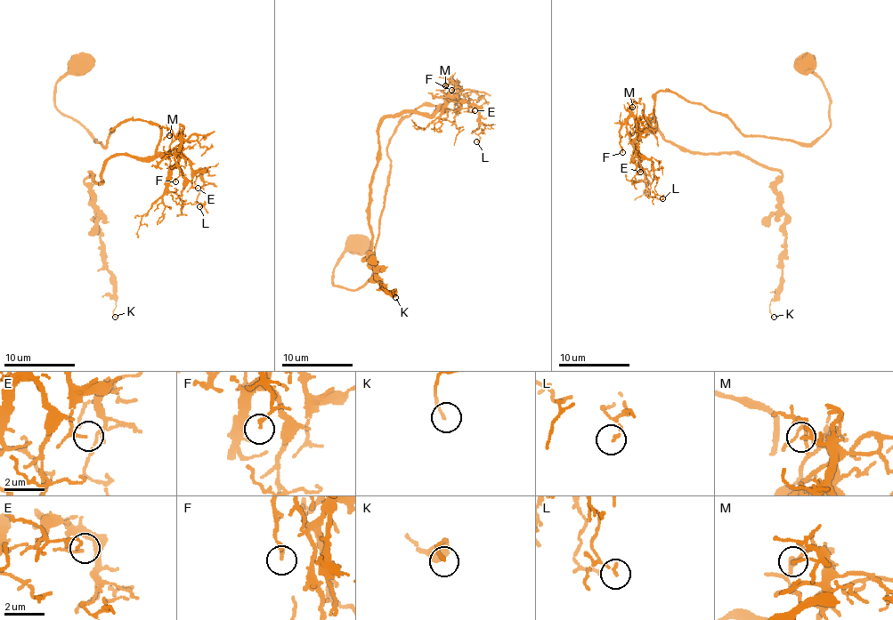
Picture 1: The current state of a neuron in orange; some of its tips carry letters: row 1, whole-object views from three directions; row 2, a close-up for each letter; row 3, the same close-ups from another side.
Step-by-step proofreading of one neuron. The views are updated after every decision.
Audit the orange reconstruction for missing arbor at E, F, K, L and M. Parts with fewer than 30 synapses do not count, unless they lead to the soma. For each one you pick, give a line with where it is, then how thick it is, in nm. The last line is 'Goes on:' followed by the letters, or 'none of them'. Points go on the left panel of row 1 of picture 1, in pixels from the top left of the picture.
Goes on: none of them

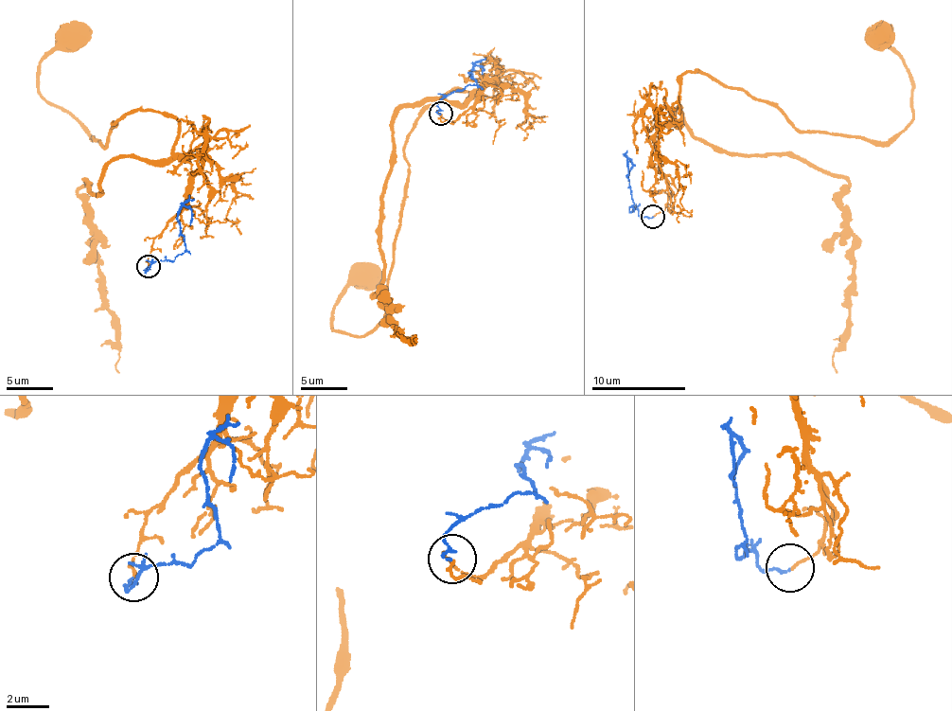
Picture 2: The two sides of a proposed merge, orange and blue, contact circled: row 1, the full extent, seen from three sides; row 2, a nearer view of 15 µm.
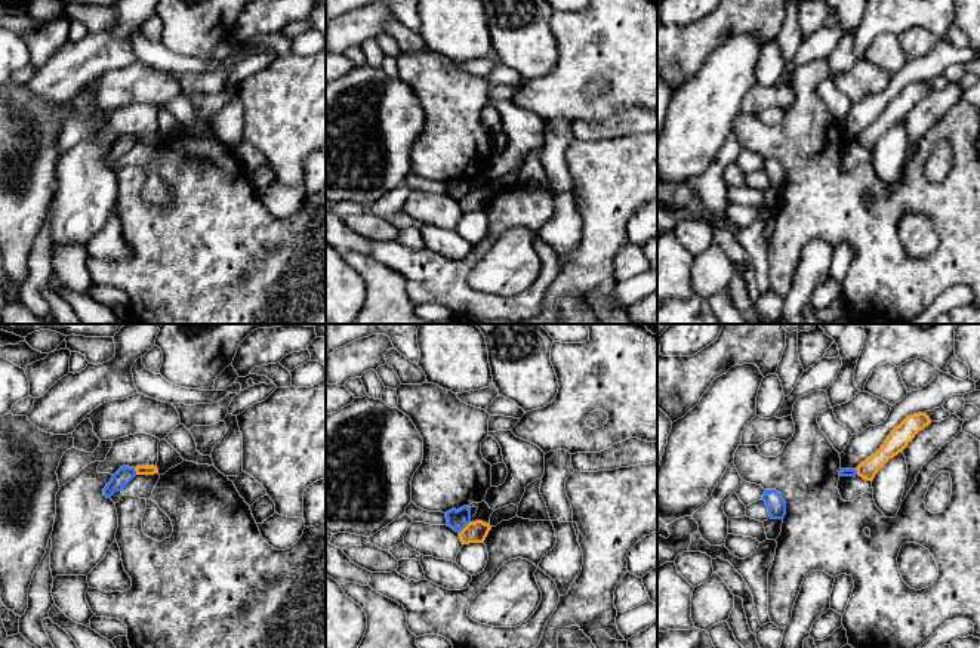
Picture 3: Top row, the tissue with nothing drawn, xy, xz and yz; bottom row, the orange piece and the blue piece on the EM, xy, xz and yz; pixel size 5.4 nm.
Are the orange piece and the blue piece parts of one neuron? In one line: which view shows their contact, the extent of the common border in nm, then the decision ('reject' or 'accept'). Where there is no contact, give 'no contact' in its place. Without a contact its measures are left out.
xz | 90 nm | reject

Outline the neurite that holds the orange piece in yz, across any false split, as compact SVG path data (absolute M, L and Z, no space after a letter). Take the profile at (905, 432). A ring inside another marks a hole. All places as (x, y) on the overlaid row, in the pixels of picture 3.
M925 413L906 417L884 441L881 448L857 466L857 475L873 481L878 470L894 456L902 453L915 435L931 423Z

